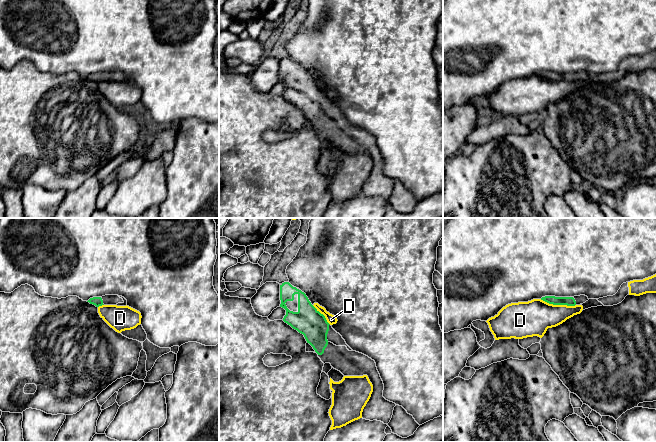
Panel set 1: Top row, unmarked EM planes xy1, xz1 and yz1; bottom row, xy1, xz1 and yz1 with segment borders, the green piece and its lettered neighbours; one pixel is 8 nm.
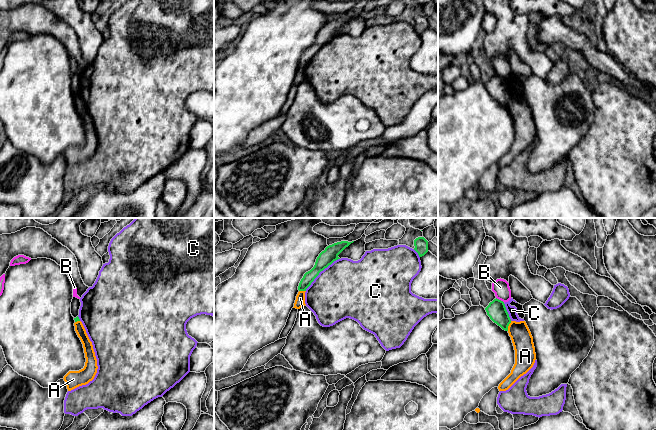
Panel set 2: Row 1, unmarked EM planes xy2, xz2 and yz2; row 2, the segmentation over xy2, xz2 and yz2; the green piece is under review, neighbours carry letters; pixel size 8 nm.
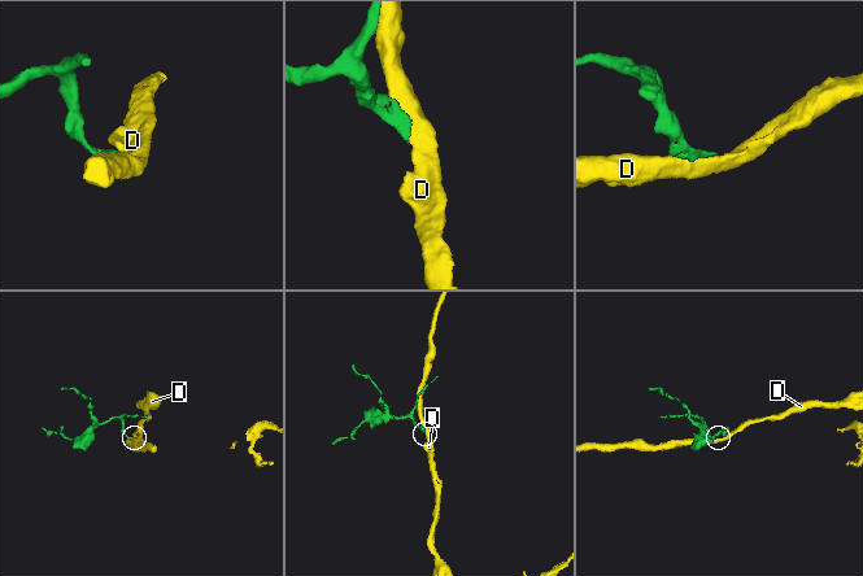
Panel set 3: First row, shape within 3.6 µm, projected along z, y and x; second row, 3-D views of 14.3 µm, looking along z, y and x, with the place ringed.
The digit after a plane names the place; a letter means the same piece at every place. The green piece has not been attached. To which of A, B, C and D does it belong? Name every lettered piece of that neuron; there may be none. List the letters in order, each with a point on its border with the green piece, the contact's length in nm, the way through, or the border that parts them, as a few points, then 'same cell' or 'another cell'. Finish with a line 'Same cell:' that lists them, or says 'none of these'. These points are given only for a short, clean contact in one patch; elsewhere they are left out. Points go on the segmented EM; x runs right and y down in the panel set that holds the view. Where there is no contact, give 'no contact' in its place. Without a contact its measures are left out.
A: yz2 (508, 325) | 90 nm | along yz2 (511, 321), (507, 330) | another cell
B: yz2 (500, 300) | 80 nm | along yz2 (496, 297), (504, 302) | another cell
C: xz2 (320, 271) | 380 nm | another cell
D: yz1 (558, 304) | 300 nm | along yz1 (540, 299), (553, 304), (575, 305) | another cell
Same cell: none of these

